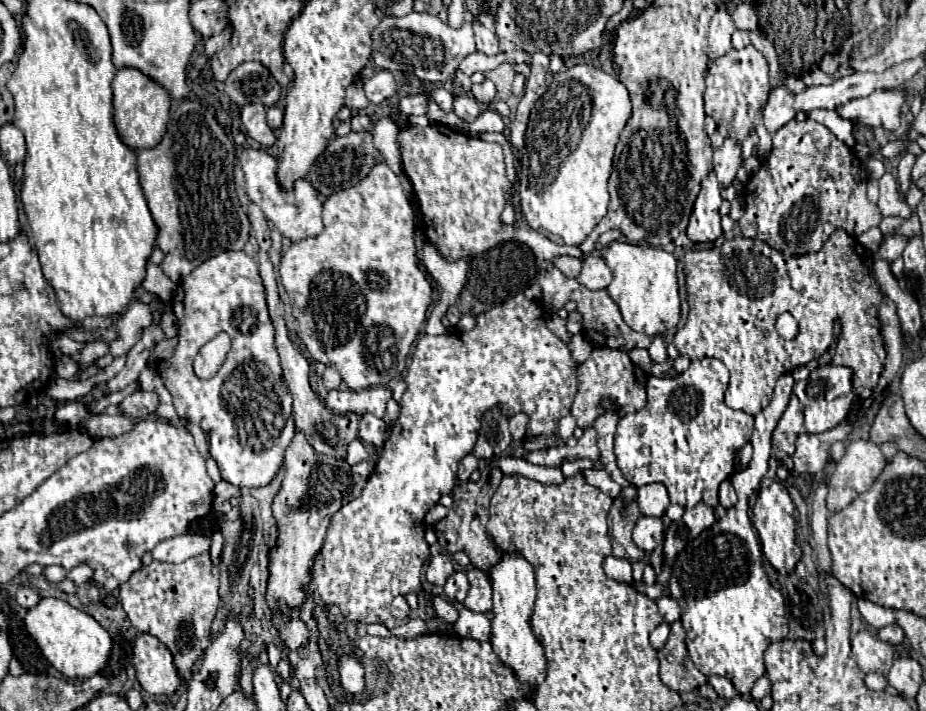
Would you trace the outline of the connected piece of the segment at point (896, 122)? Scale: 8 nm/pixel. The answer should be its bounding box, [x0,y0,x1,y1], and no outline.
[836,89,910,131]

